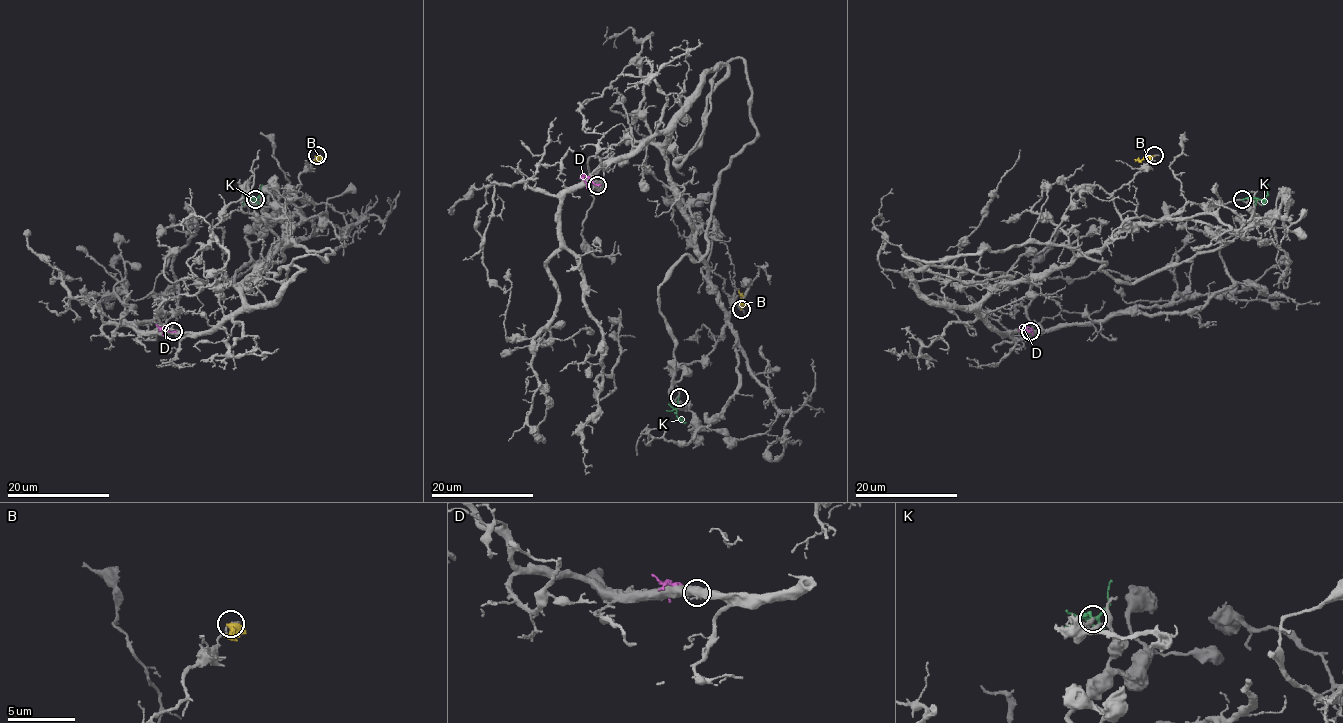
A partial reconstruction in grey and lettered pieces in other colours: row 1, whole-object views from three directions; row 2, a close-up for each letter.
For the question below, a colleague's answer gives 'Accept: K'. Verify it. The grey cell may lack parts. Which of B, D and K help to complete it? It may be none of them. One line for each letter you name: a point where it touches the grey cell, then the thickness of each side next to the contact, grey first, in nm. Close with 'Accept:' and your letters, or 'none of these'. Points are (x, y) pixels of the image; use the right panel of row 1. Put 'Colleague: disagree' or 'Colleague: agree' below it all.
K: meets grey at (1242, 199); 150 nm thick on the grey side, 160 nm on the other
Accept: K
Colleague: agree

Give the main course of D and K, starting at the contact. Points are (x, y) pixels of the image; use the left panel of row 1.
D: (173, 331), (161, 329), (162, 335)
K: (255, 199), (252, 198), (260, 194), (263, 185)

